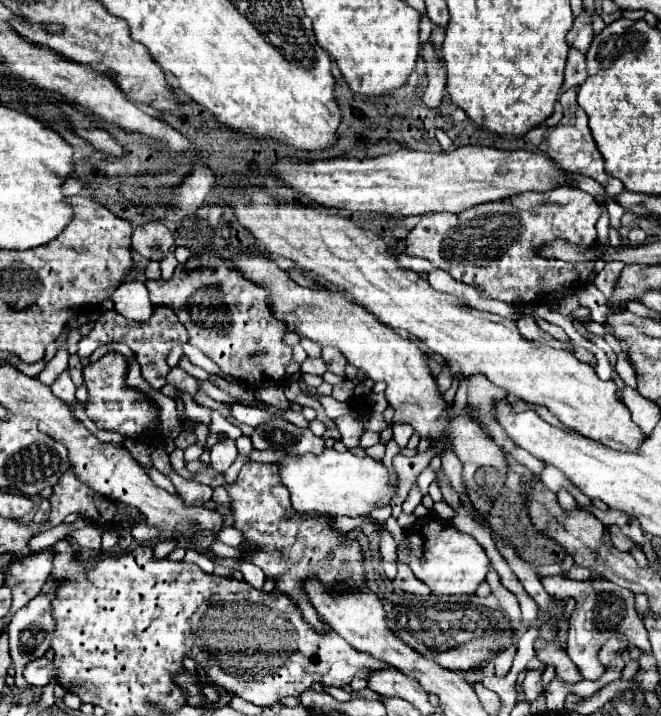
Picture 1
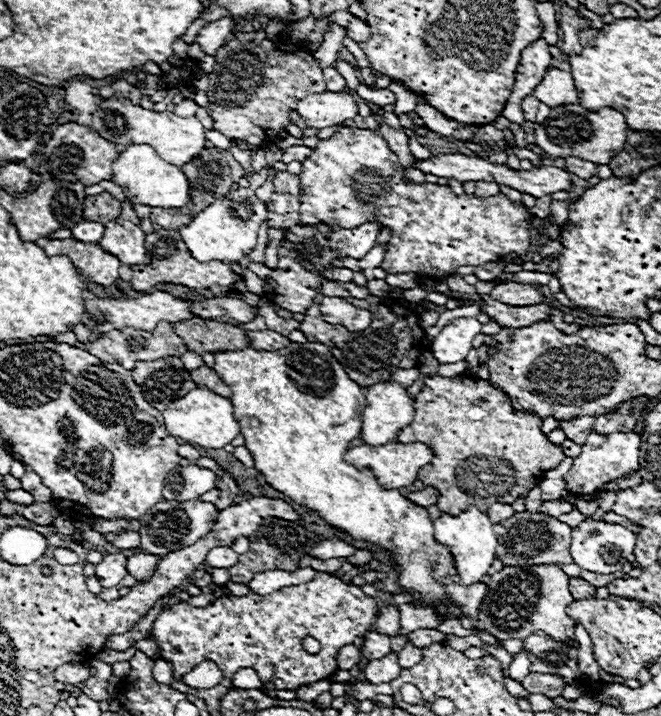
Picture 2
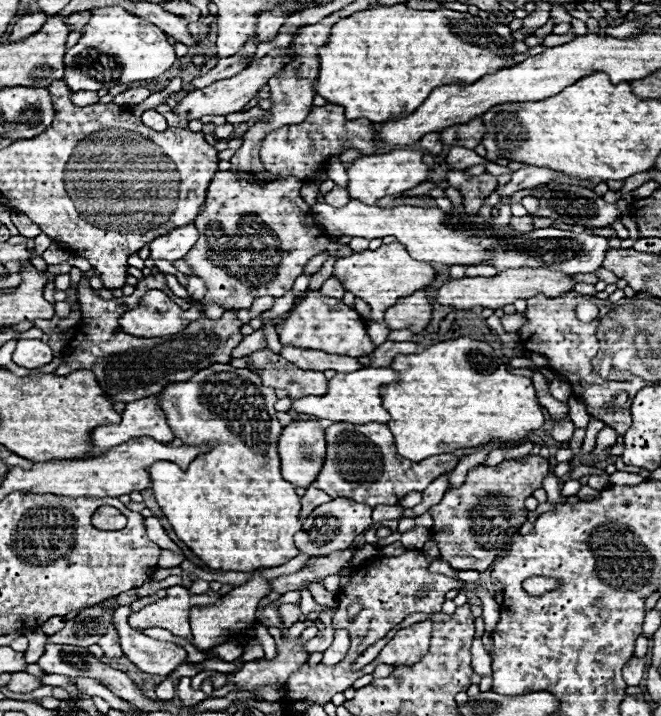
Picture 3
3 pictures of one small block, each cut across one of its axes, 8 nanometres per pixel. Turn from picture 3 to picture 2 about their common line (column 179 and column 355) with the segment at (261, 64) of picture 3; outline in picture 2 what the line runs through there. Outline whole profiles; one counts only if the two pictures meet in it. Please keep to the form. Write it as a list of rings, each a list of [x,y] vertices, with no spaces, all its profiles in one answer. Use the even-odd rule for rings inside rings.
[[[324,92],[302,98],[296,104],[296,112],[308,128],[322,130],[358,116],[358,106],[346,92]]]

